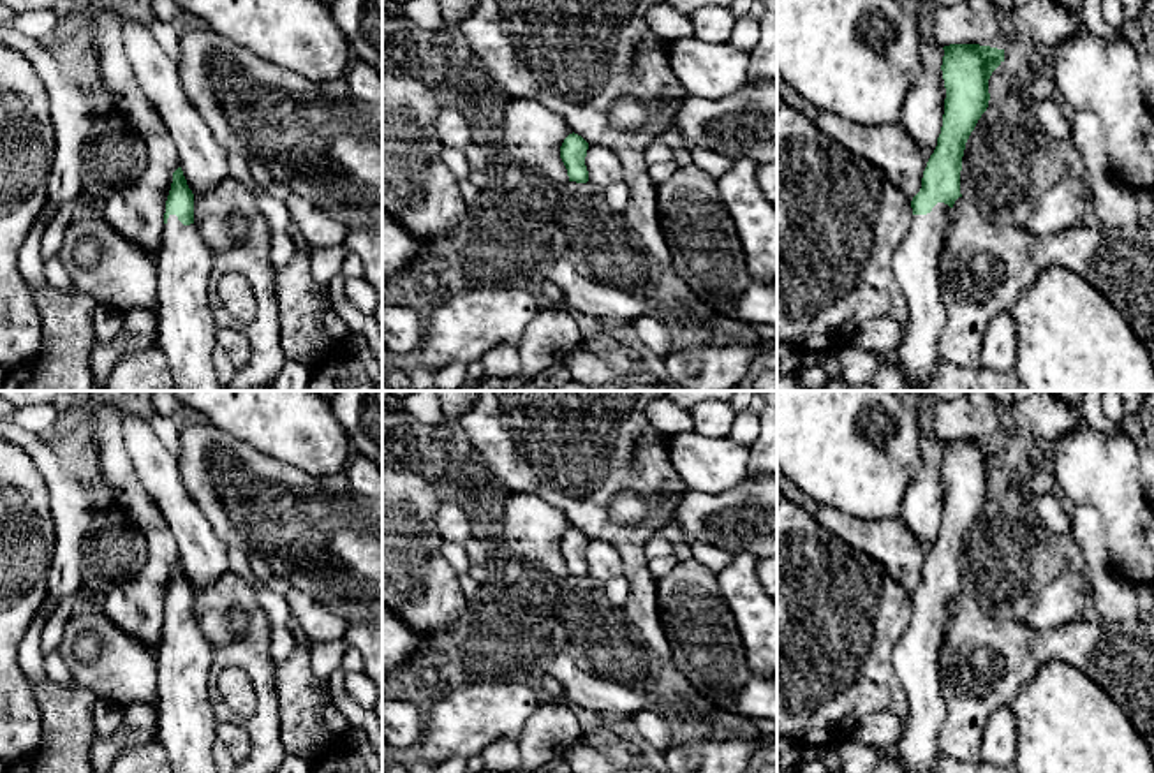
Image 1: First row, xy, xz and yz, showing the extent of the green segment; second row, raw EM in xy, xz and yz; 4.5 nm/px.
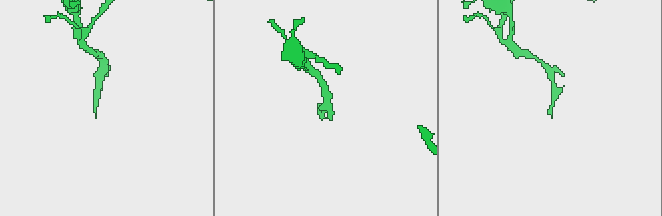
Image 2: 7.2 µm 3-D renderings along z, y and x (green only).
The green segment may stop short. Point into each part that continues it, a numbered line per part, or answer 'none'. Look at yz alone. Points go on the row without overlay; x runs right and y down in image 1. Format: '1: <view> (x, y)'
1: yz (918, 652)

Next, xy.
1: xy (187, 724)

